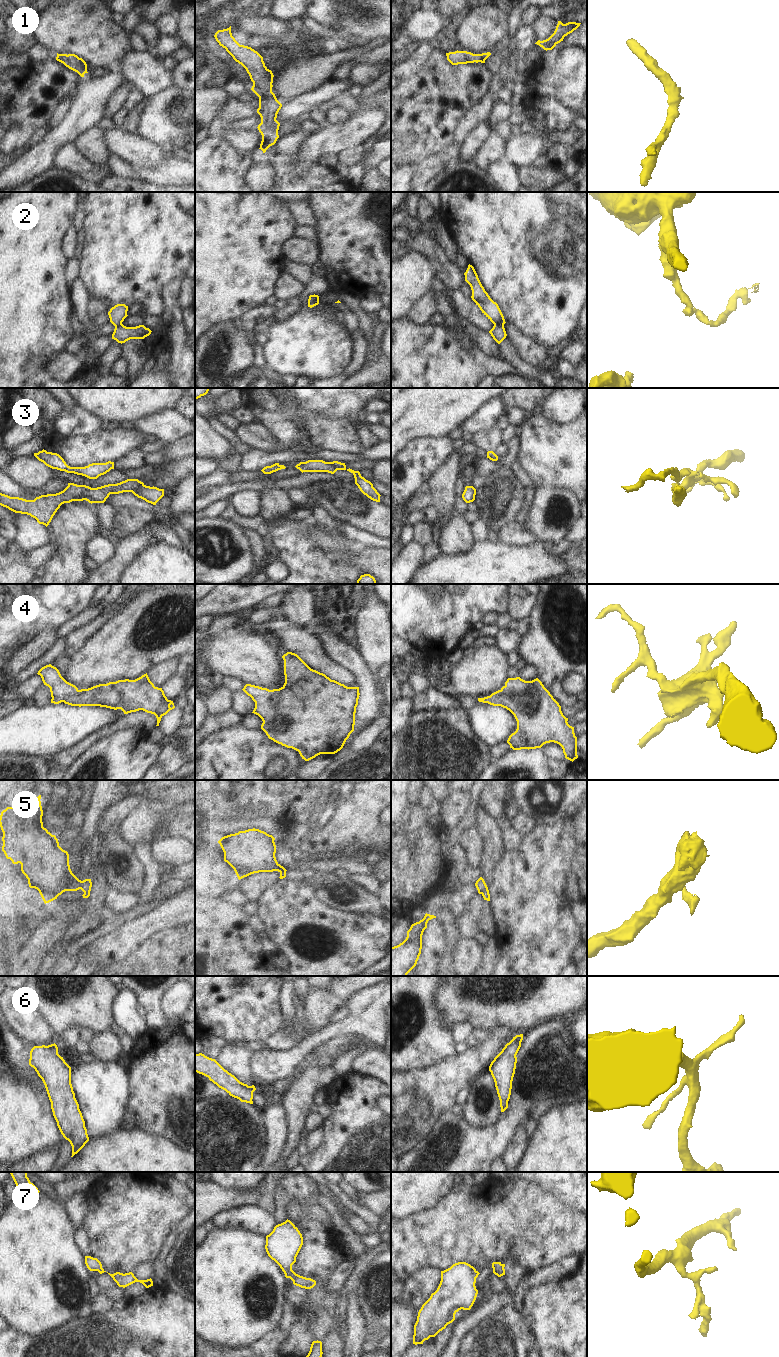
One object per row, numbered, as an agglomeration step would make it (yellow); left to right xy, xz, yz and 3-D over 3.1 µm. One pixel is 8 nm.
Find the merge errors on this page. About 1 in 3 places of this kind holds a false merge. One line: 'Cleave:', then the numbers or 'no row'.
Cleave: 2, 3

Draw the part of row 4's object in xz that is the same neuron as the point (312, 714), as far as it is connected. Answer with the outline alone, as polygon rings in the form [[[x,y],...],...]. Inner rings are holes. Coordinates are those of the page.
[[[287,652],[282,658],[285,683],[281,688],[269,690],[246,684],[242,689],[255,702],[252,713],[262,719],[261,729],[274,742],[298,751],[305,761],[320,754],[337,753],[354,731],[359,687],[347,687],[331,680],[311,669],[295,653]]]

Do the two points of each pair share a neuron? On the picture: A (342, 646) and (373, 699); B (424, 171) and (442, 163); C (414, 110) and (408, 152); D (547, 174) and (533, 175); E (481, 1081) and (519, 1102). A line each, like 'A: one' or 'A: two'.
A: one
B: one
C: one
D: one
E: two

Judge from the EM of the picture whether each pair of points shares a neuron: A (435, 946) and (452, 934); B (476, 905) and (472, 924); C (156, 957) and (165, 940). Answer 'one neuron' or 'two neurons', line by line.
A: two neurons
B: one neuron
C: one neuron

